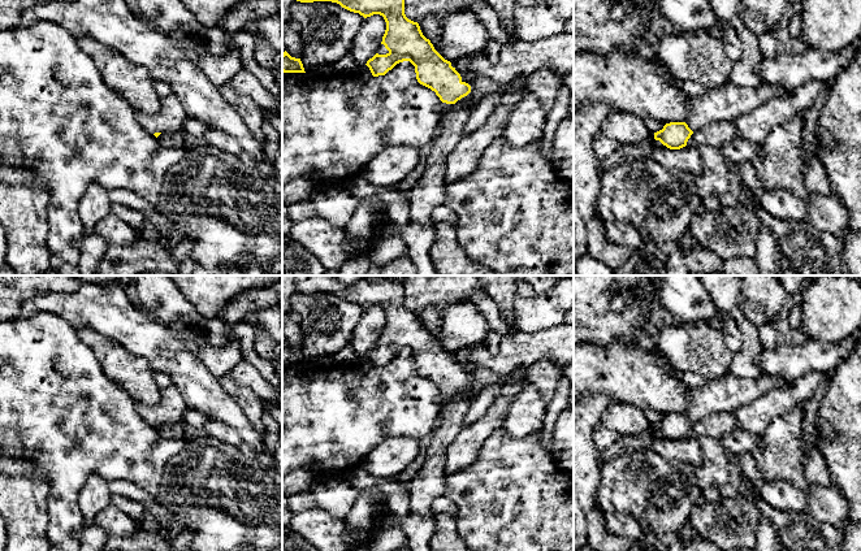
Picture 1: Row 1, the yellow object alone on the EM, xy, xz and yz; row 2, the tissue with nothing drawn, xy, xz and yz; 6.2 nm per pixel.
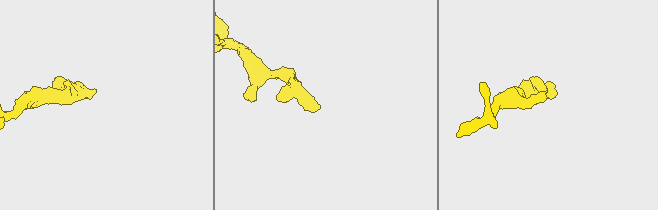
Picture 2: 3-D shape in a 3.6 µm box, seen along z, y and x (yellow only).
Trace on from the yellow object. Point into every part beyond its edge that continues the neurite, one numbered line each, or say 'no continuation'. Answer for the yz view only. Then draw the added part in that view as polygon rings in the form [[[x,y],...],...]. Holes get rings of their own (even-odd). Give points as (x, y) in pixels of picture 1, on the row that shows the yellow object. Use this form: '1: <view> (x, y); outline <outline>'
1: yz (726, 103); outline [[[727,83],[691,97],[685,123],[695,133],[718,121],[734,121],[771,99],[786,96],[791,91],[767,83],[756,88],[739,88]]]

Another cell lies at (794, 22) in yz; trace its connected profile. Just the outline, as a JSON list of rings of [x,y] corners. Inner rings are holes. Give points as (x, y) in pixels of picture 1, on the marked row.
[[[801,13],[788,14],[787,19],[784,21],[788,31],[792,36],[800,38],[802,32],[802,17]]]

